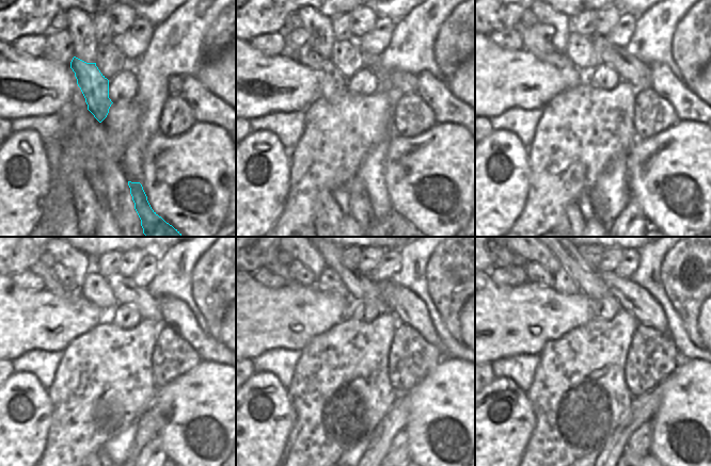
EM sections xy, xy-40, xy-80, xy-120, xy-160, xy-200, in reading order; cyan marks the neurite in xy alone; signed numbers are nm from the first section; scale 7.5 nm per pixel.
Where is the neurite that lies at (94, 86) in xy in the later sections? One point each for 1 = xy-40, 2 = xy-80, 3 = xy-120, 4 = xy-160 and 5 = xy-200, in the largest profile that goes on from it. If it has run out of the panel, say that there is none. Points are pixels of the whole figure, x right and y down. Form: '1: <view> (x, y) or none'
1: xy-40 (333, 85)
2: xy-80 (571, 75)
3: xy-120 (45, 272)
4: xy-160 (274, 267)
5: xy-200 (501, 258)

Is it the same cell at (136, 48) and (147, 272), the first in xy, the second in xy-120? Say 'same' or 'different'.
same

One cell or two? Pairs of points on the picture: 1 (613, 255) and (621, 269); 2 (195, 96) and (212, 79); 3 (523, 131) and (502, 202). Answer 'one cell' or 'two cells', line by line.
1: two cells
2: two cells
3: two cells

